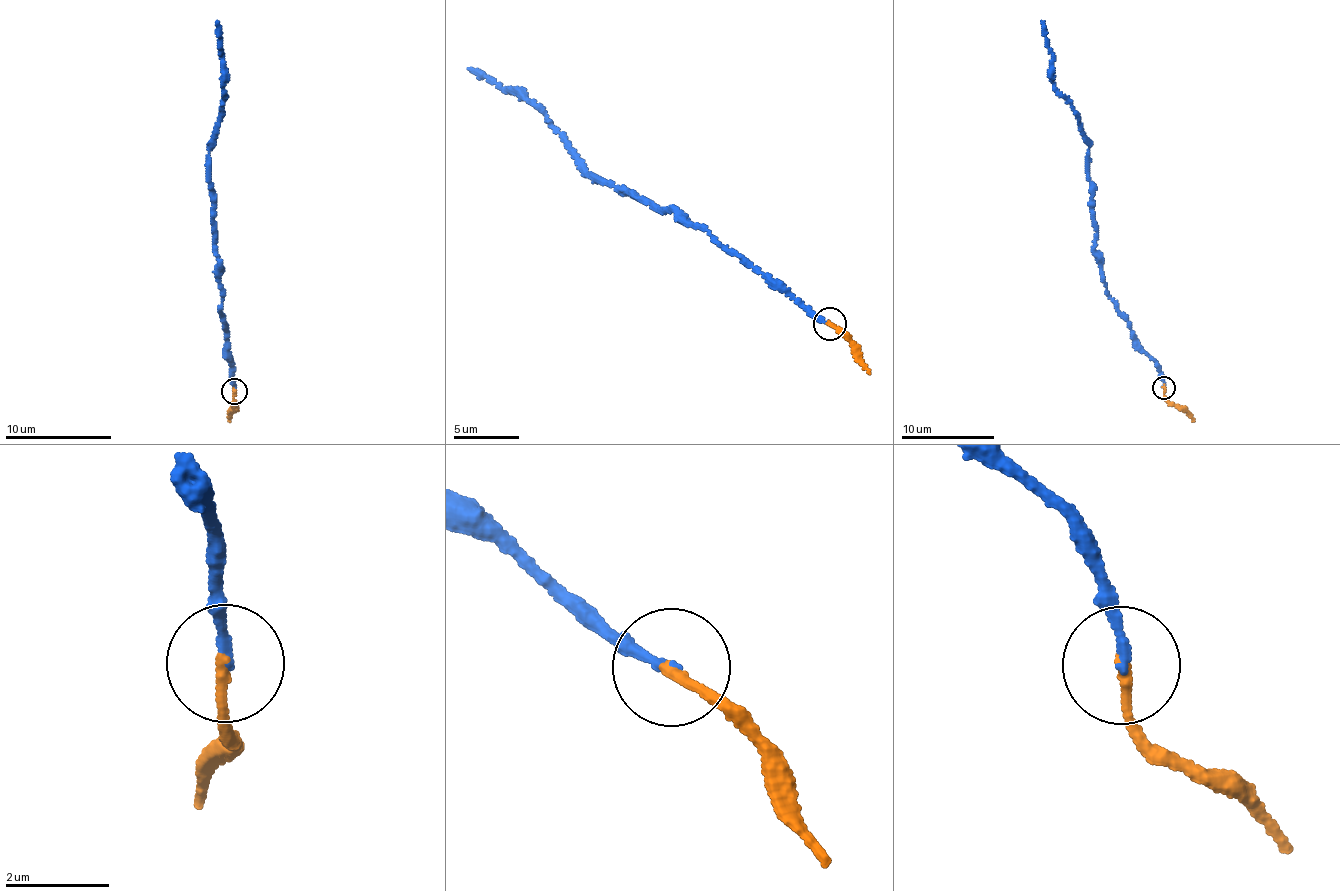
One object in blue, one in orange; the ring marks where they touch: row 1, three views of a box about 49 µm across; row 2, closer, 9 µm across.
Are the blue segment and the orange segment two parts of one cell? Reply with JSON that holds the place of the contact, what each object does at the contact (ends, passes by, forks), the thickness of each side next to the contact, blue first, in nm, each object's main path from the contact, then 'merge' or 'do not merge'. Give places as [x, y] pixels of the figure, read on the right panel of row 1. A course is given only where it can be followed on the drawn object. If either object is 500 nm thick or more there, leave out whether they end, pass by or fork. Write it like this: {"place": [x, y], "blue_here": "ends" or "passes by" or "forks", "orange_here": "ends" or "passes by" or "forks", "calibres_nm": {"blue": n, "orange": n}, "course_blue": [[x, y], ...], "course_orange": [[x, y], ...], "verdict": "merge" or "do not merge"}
{"place": [1164, 387], "blue_here": "ends", "orange_here": "ends", "calibres_nm": {"blue": 170, "orange": 190}, "course_blue": [[1164, 386], [1161, 366], [1108, 296], [1094, 249], [1089, 139], [1072, 101], [1053, 81], [1041, 21]], "course_orange": [[1164, 386], [1164, 398], [1177, 404], [1194, 421]], "verdict": "merge"}

